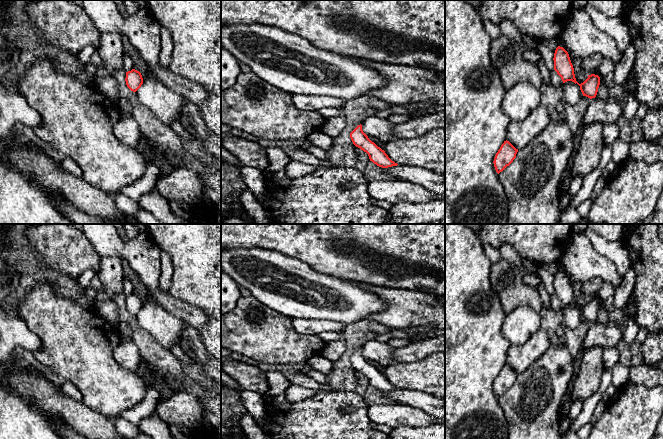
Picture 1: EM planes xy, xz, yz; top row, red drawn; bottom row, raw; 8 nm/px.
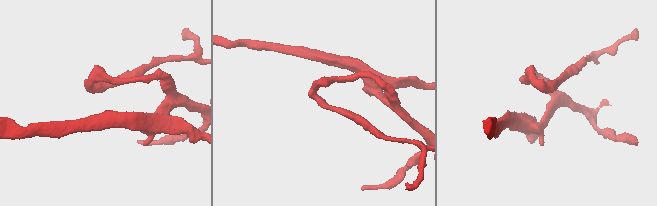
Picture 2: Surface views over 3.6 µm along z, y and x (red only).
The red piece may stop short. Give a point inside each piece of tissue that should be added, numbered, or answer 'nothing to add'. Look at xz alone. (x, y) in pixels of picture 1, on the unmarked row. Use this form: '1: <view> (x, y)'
nothing to add

